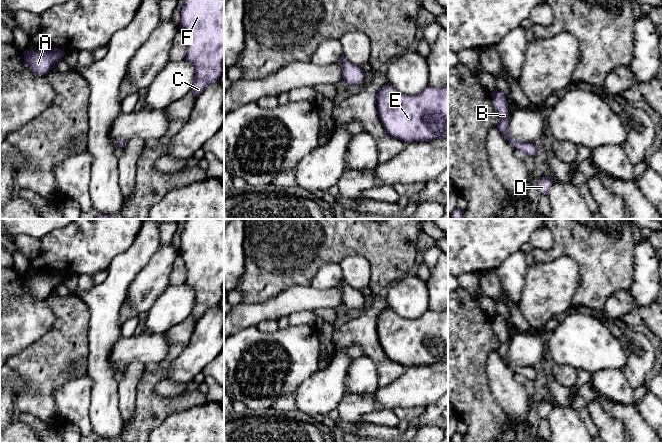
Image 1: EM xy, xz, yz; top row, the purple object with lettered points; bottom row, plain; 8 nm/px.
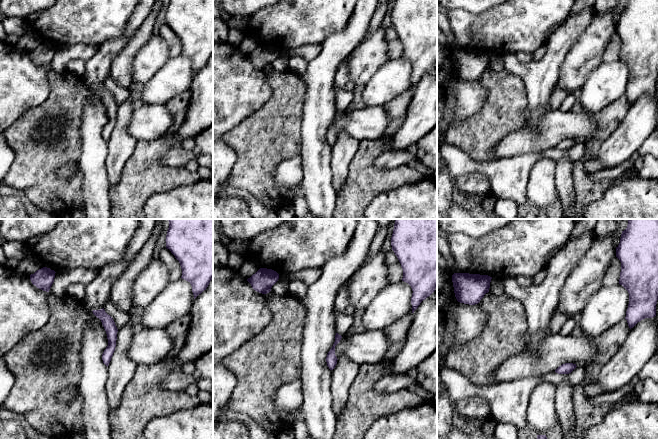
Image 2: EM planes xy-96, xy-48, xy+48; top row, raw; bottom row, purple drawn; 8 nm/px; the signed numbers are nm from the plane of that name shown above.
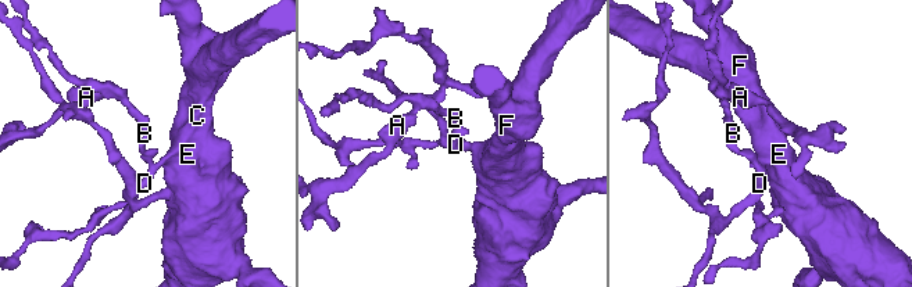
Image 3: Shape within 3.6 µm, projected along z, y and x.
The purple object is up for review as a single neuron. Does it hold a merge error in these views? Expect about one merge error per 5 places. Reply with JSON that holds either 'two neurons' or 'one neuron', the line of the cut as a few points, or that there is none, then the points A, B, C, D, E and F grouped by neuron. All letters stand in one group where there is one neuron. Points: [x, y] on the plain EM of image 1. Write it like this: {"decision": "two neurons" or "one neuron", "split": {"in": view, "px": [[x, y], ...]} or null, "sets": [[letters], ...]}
{"decision": "one neuron", "split": null, "sets": [["A", "B", "C", "D", "E", "F"]]}

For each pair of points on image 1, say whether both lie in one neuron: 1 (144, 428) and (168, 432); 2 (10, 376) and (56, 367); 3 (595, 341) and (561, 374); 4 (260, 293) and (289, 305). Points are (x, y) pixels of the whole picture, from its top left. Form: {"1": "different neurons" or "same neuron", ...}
{"1": "different neurons", "2": "different neurons", "3": "different neurons", "4": "different neurons"}

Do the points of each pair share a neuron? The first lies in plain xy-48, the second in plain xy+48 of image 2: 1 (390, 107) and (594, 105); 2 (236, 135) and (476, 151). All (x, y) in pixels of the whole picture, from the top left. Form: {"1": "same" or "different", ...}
{"1": "different", "2": "same"}

